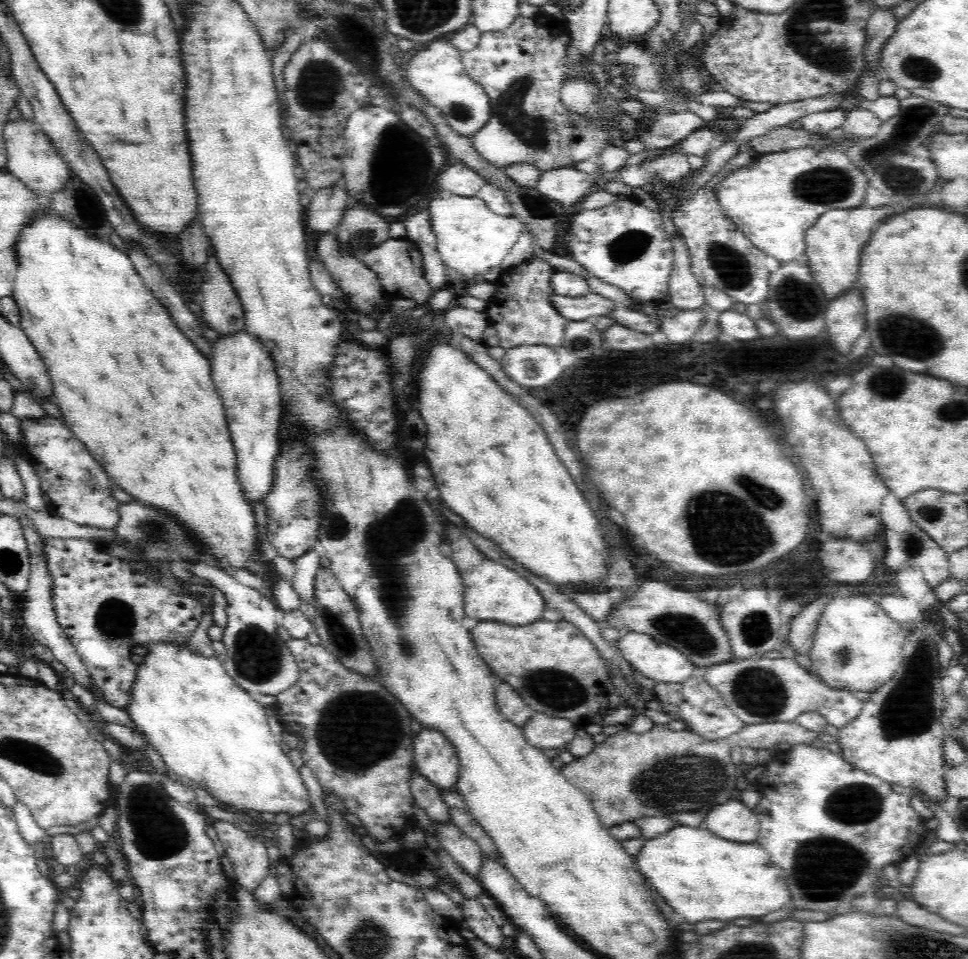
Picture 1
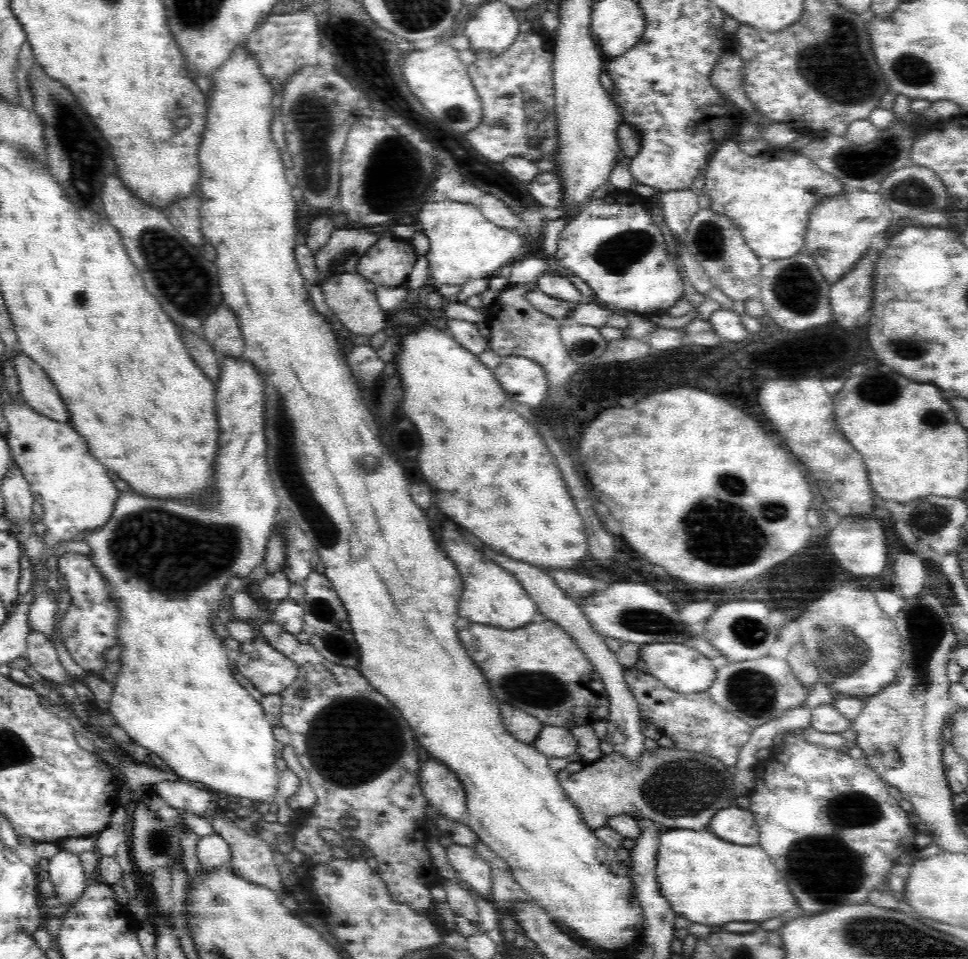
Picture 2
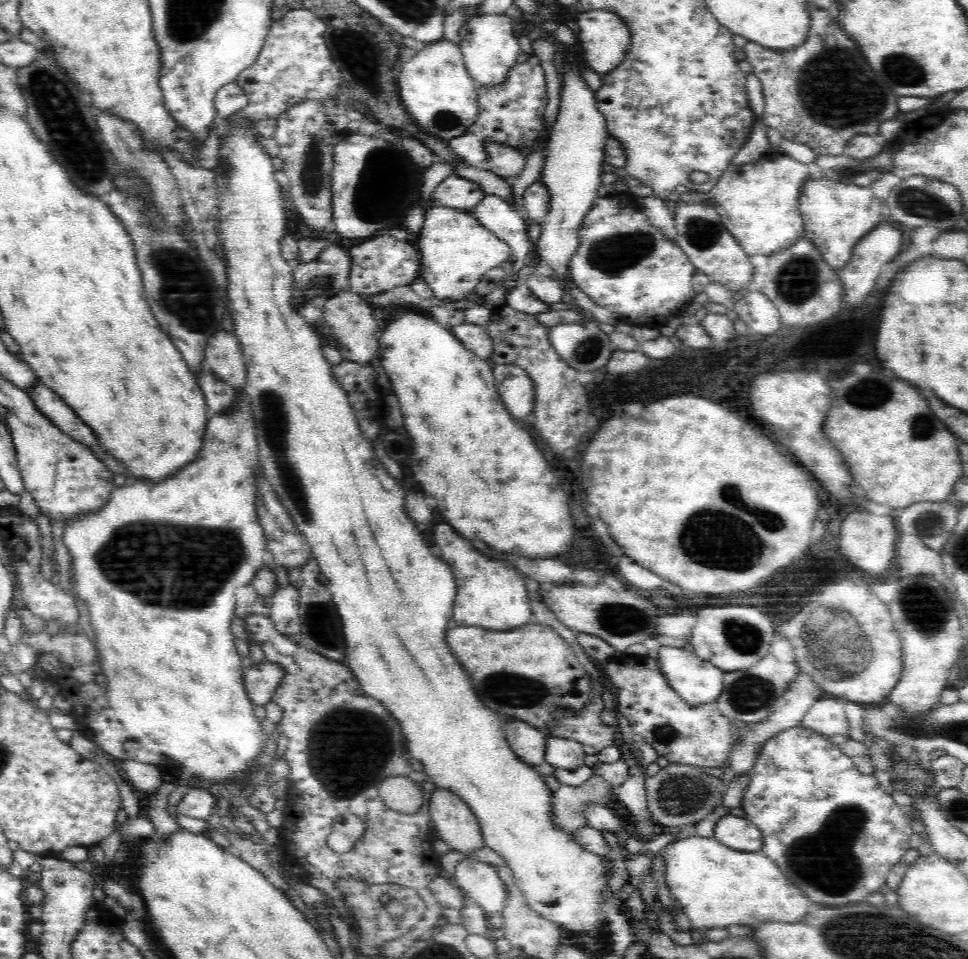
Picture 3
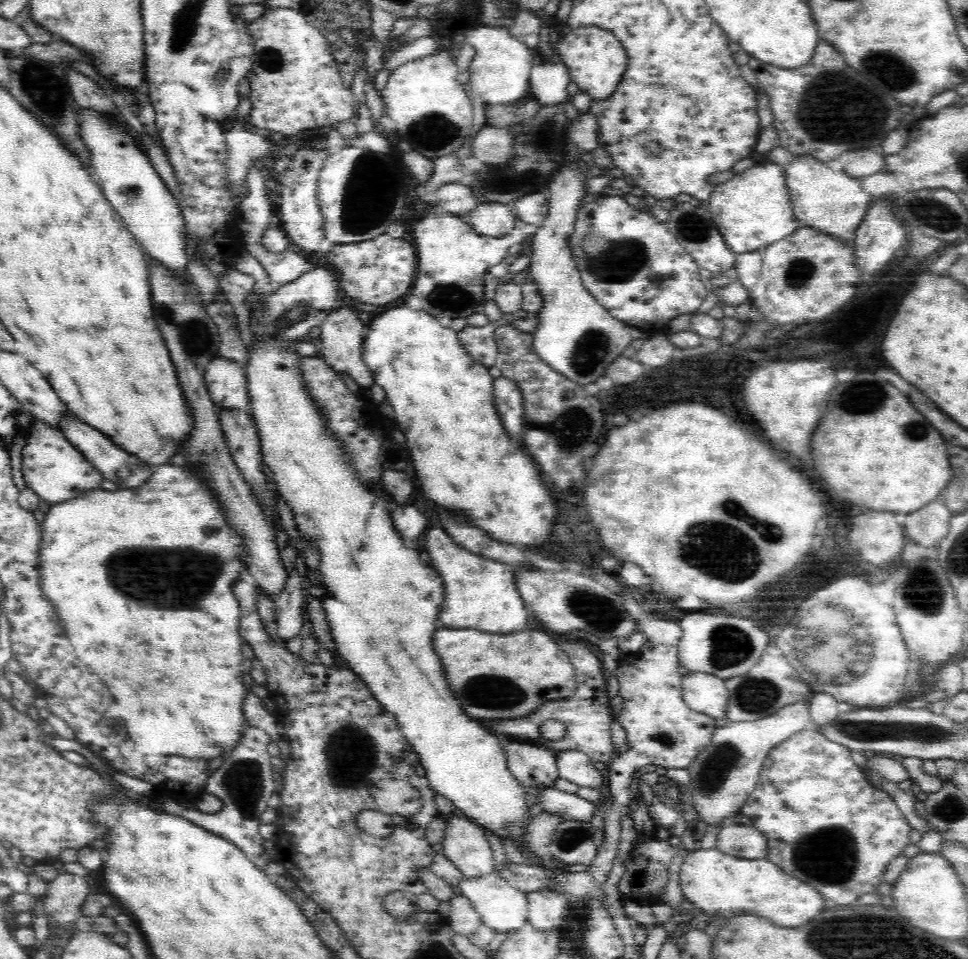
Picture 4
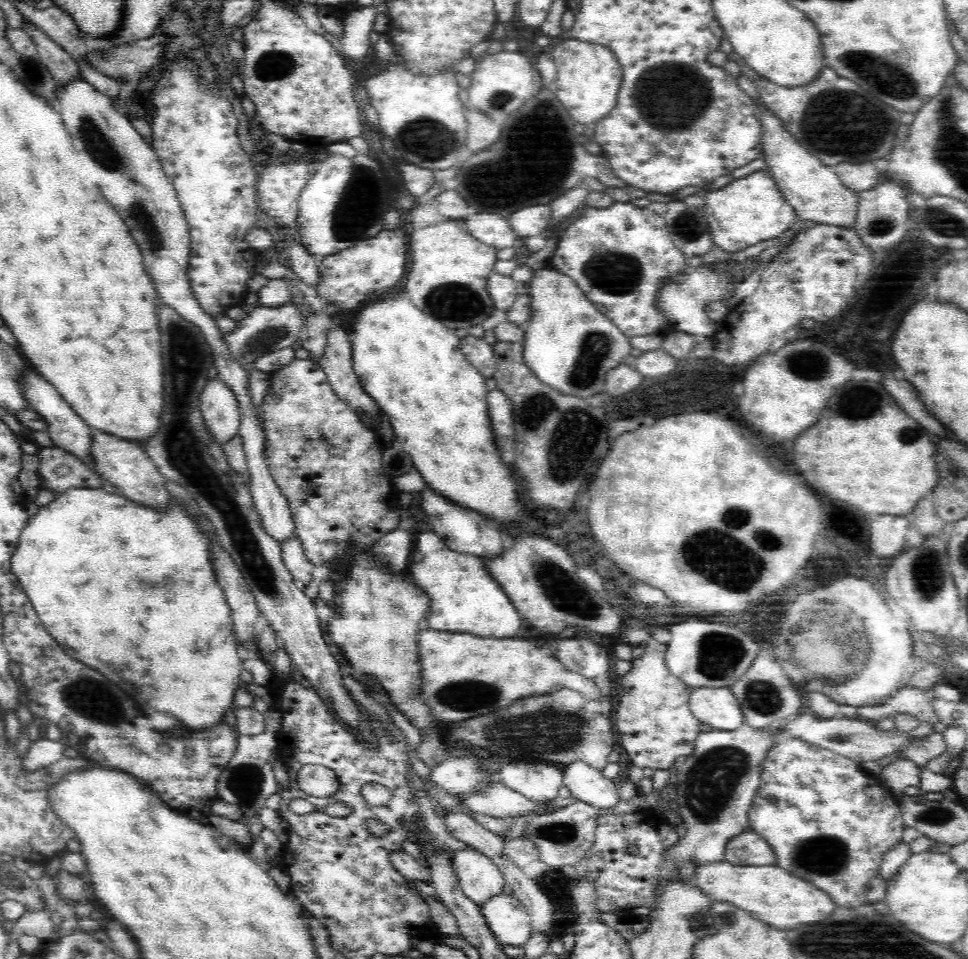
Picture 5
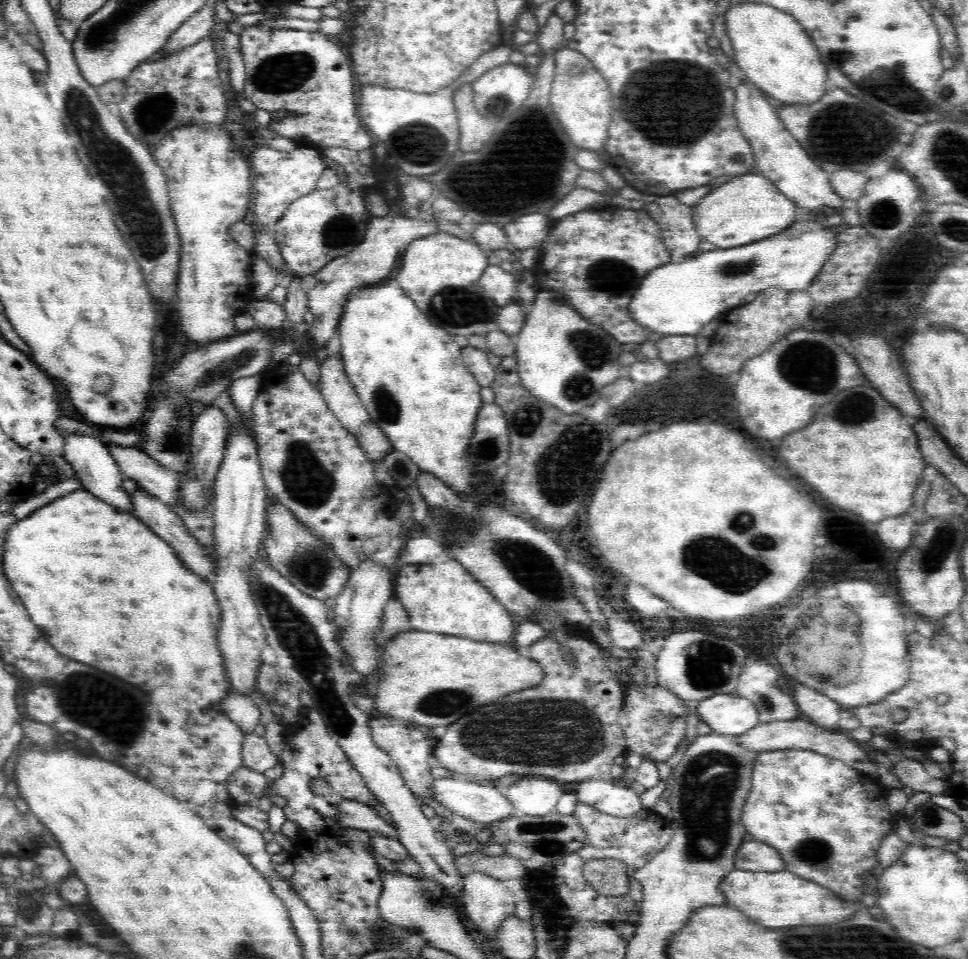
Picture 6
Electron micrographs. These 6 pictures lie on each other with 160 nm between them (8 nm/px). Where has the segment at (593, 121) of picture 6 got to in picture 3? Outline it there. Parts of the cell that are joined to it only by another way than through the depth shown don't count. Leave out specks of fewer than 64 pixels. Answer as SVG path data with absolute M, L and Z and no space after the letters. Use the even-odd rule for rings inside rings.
M600 8L580 13L576 20L581 48L584 49L585 64L589 65L592 72L596 72L603 78L604 73L624 60L630 43L632 43L632 29L617 12Z

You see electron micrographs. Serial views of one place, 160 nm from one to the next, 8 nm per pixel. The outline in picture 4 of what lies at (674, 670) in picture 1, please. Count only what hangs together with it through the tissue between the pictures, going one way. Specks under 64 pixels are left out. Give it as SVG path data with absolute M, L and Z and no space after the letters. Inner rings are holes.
M700 670L687 672L681 682L683 699L693 711L726 717L729 694L724 680Z

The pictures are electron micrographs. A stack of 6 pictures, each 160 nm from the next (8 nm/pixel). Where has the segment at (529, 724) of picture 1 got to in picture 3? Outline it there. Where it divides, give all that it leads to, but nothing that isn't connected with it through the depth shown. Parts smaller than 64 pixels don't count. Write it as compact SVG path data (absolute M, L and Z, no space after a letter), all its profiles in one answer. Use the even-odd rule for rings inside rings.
M548 735L546 738L546 750L544 752L545 762L555 768L564 770L576 770L584 766L584 757L587 754L582 744L569 737Z

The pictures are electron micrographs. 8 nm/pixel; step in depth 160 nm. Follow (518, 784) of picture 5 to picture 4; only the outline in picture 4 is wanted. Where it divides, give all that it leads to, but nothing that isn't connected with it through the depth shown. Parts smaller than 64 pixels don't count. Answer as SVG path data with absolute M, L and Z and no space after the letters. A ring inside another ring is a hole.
M508 739L505 753L510 771L522 784L530 788L554 787L559 777L555 751L539 744Z

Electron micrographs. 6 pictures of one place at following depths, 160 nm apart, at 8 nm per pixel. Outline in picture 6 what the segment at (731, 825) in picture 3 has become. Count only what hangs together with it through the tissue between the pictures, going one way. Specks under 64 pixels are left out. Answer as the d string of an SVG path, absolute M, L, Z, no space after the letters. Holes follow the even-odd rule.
M749 837L739 846L735 854L735 869L749 872L779 872L785 870L780 854L768 844L754 841Z

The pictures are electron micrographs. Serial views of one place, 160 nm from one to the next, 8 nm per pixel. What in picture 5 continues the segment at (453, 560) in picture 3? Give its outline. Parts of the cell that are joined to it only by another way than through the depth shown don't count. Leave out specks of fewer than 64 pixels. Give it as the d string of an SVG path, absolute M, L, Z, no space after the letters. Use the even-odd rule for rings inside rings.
M433 530L421 532L416 538L412 560L418 562L410 568L410 572L414 572L414 580L418 580L418 584L426 584L426 588L430 588L430 596L434 596L434 608L430 608L430 620L424 620L432 630L478 632L478 636L498 636L498 638L518 636L518 630L524 626L522 616L514 608L513 601L509 599L505 589L494 579L492 571L484 565L482 557L450 550Z

